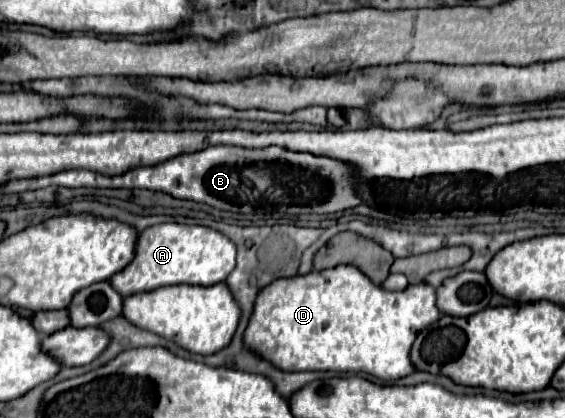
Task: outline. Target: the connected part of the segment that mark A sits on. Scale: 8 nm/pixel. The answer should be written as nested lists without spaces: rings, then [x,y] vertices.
[[[156,224],[140,232],[131,263],[108,282],[120,296],[132,296],[170,284],[212,286],[224,282],[224,276],[228,276],[234,266],[236,246],[224,234],[201,225]]]

